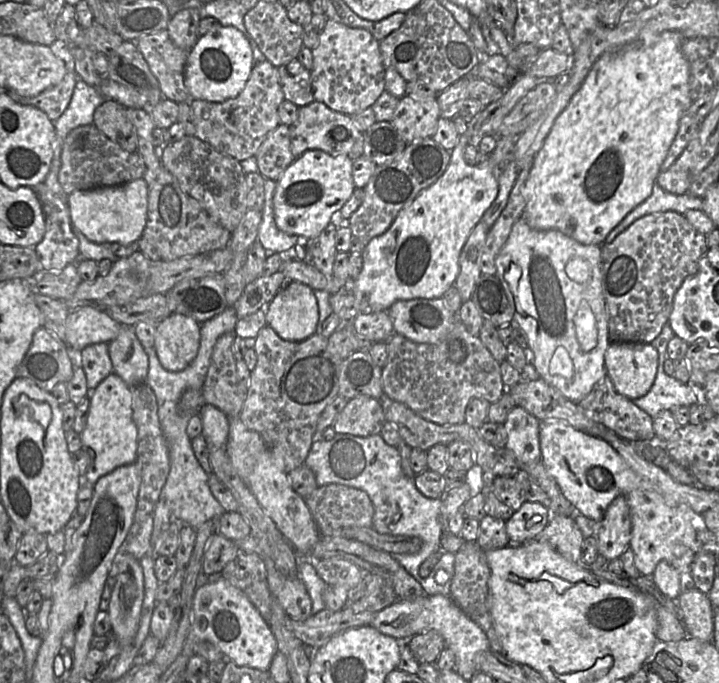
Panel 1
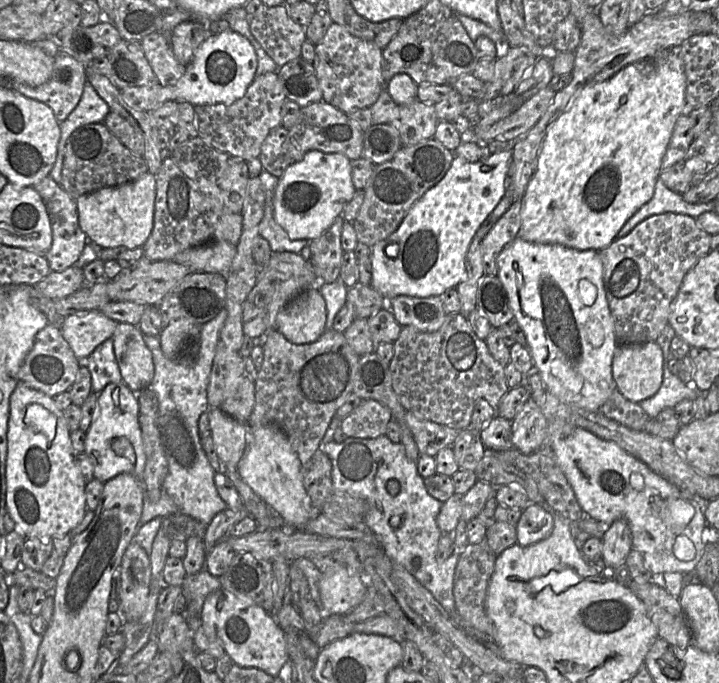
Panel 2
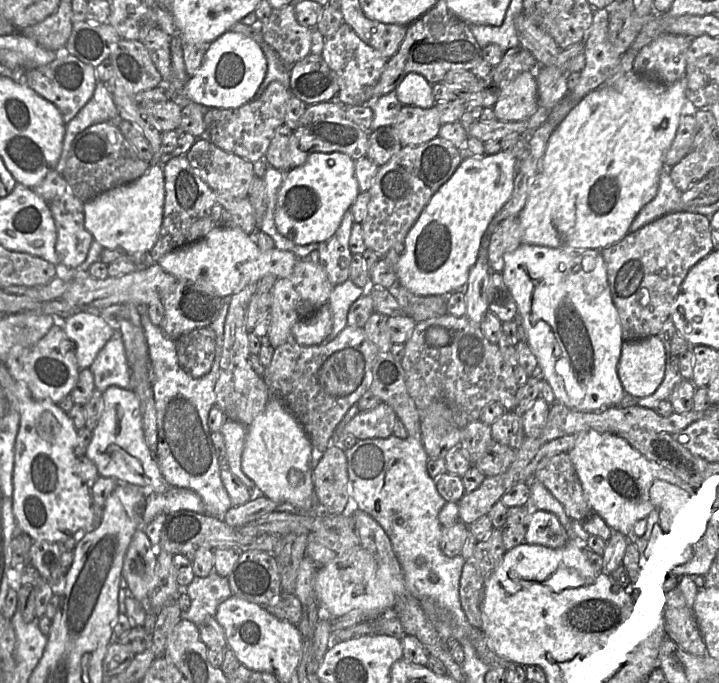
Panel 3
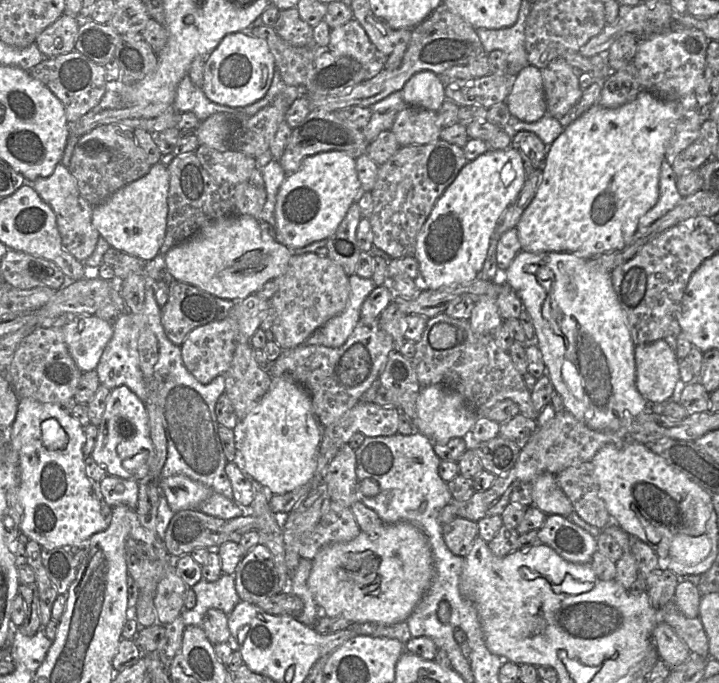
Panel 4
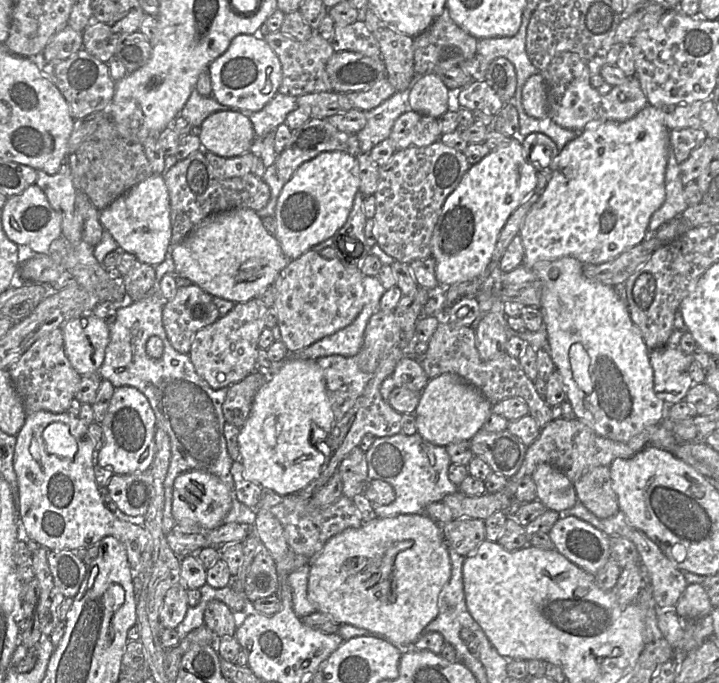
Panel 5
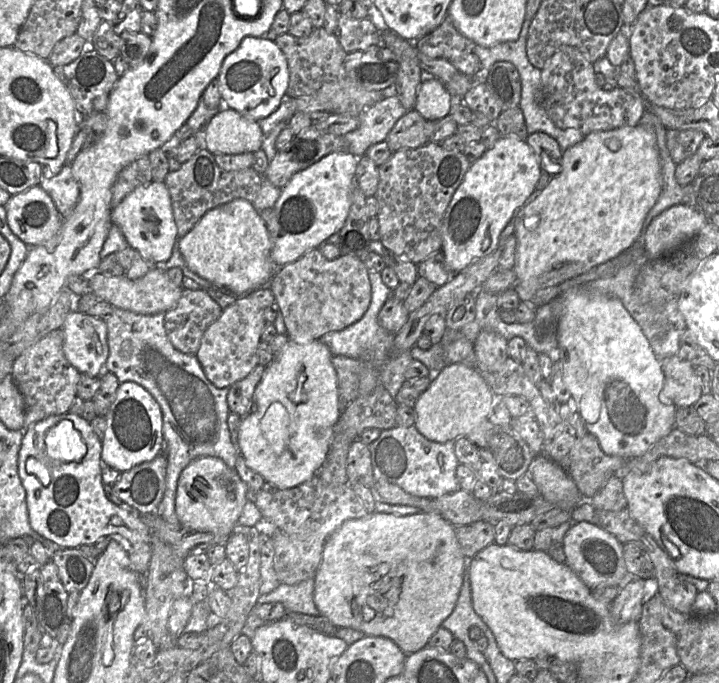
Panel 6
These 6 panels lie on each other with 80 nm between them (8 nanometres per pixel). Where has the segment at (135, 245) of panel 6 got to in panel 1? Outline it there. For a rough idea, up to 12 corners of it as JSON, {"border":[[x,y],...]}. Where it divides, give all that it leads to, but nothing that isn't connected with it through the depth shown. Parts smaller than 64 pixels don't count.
{"border":[[148,184],[74,191],[71,223],[98,244],[137,243]]}

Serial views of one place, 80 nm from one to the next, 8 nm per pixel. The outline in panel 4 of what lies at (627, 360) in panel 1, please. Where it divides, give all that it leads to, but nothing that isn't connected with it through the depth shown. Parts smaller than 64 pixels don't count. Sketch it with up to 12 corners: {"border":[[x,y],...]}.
{"border":[[663,340],[636,345],[636,387],[668,402],[679,359]]}

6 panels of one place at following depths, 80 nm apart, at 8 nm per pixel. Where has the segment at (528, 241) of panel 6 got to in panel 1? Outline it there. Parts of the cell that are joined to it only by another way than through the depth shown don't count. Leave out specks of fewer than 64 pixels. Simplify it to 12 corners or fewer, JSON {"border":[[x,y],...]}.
{"border":[[684,38],[604,53],[524,219],[584,245],[652,193],[692,105]]}

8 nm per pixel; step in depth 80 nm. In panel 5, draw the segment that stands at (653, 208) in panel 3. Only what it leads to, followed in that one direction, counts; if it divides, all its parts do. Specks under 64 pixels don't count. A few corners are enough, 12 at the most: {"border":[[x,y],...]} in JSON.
{"border":[[667,150],[665,200],[650,217],[648,234],[688,207],[679,164]]}

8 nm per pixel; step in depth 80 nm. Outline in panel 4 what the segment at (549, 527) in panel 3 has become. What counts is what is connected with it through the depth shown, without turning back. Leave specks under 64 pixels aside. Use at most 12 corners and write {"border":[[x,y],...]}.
{"border":[[547,515],[541,544],[573,563],[590,563],[596,537],[566,516]]}

